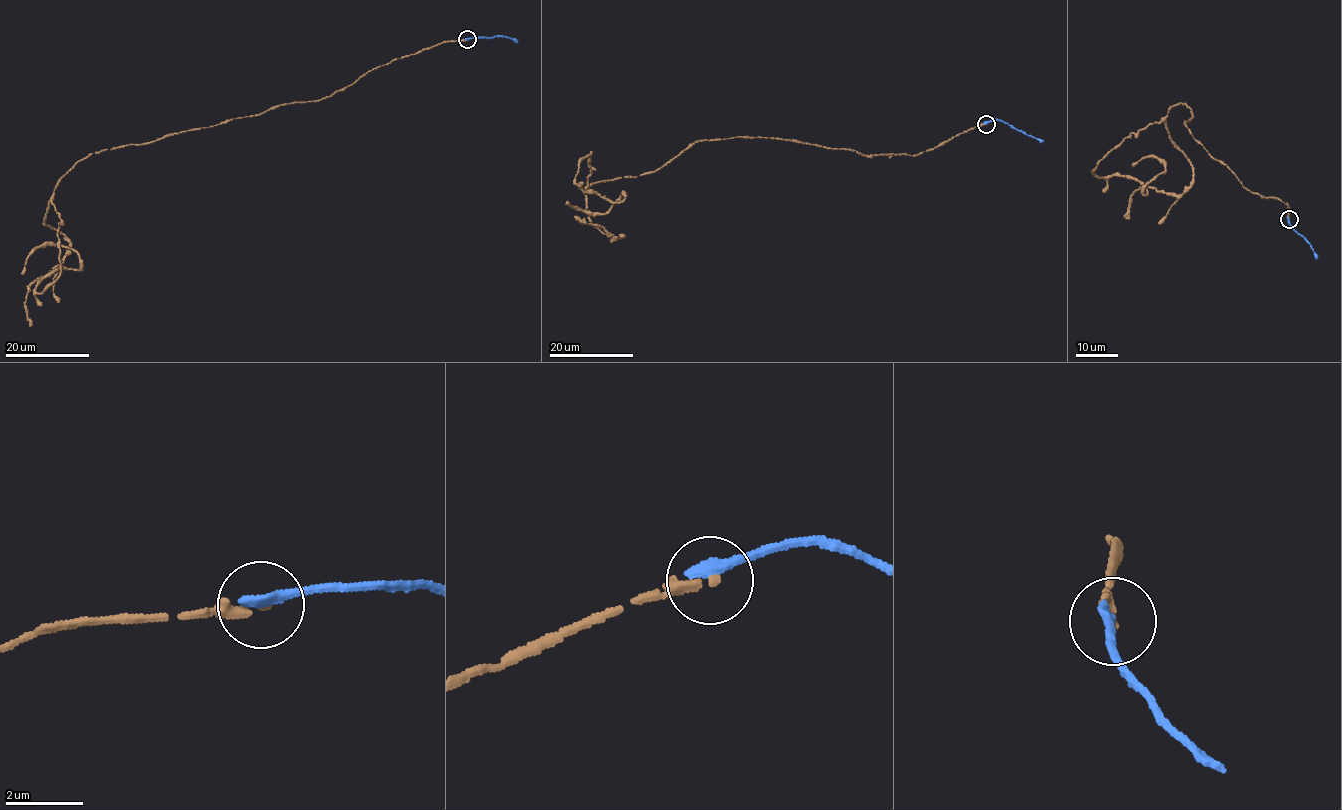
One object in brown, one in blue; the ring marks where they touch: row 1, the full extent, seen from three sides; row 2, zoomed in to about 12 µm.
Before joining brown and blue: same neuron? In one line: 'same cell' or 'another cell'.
another cell

